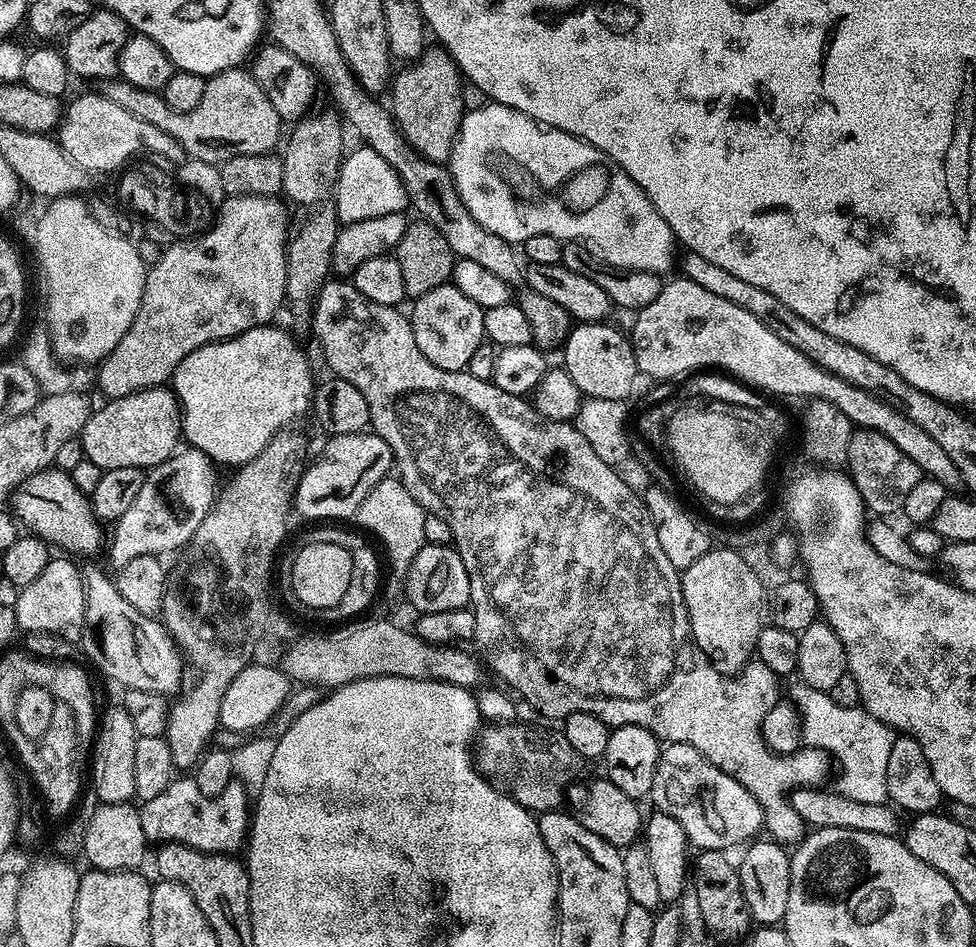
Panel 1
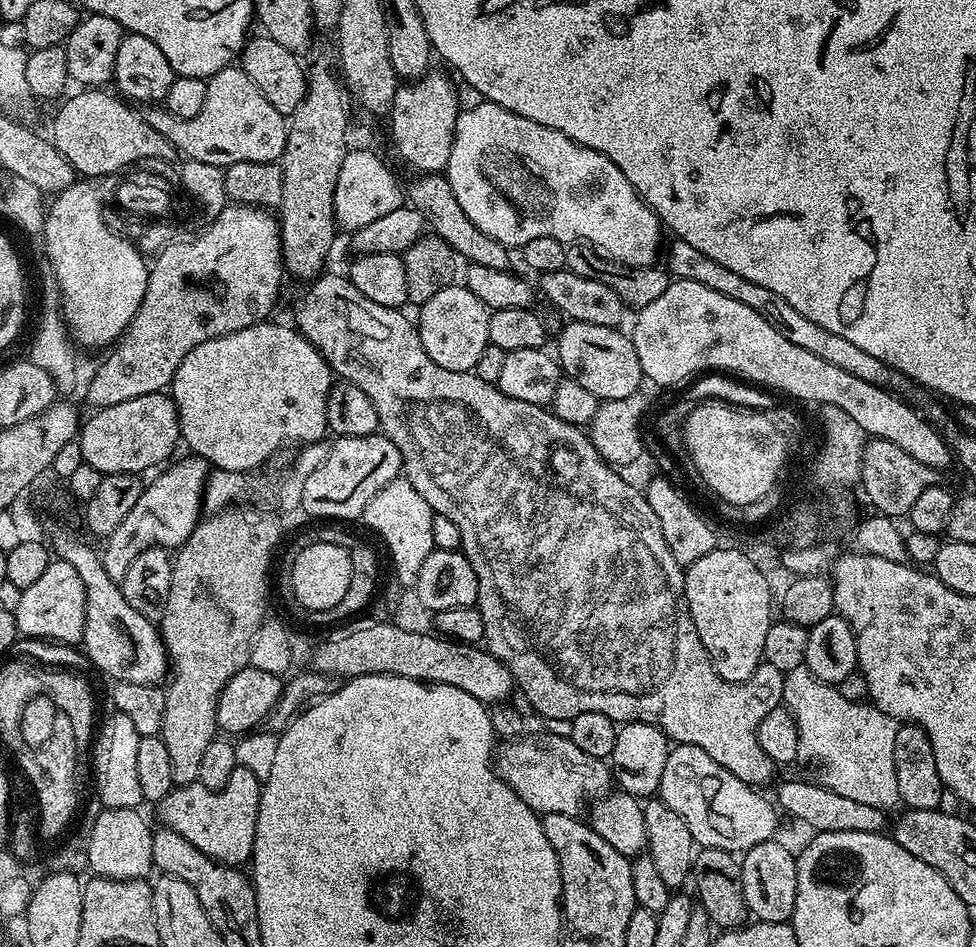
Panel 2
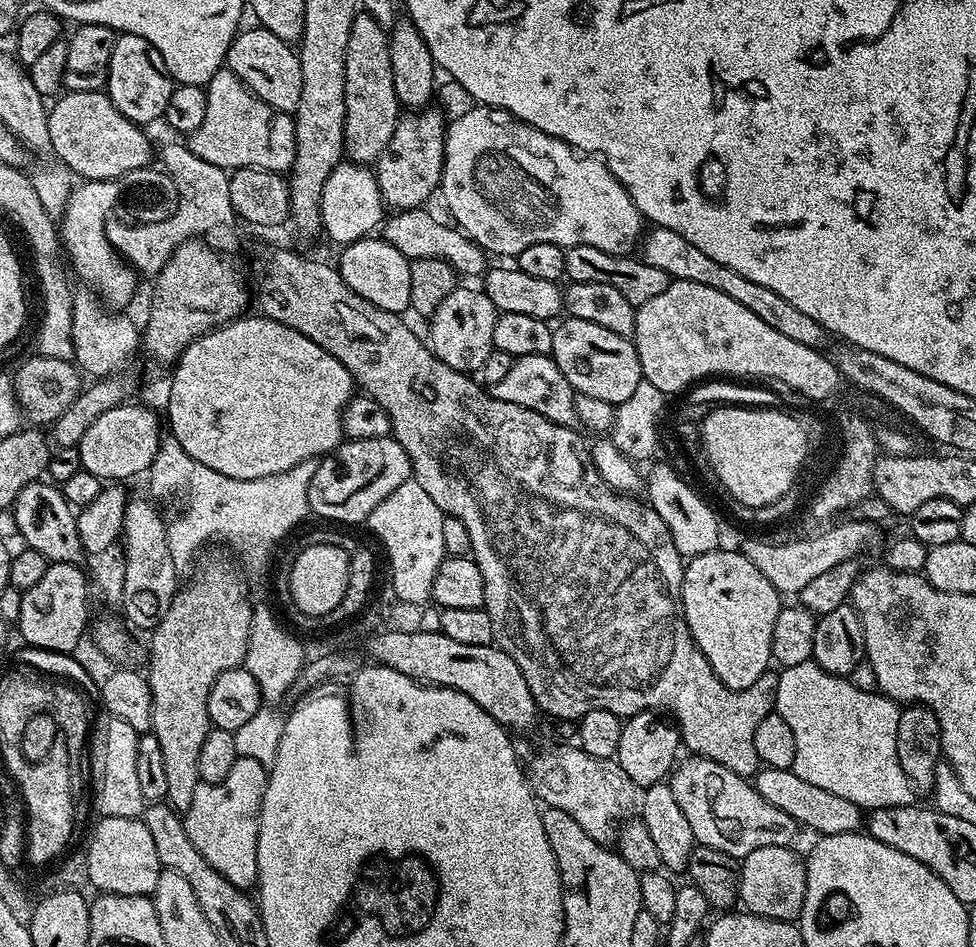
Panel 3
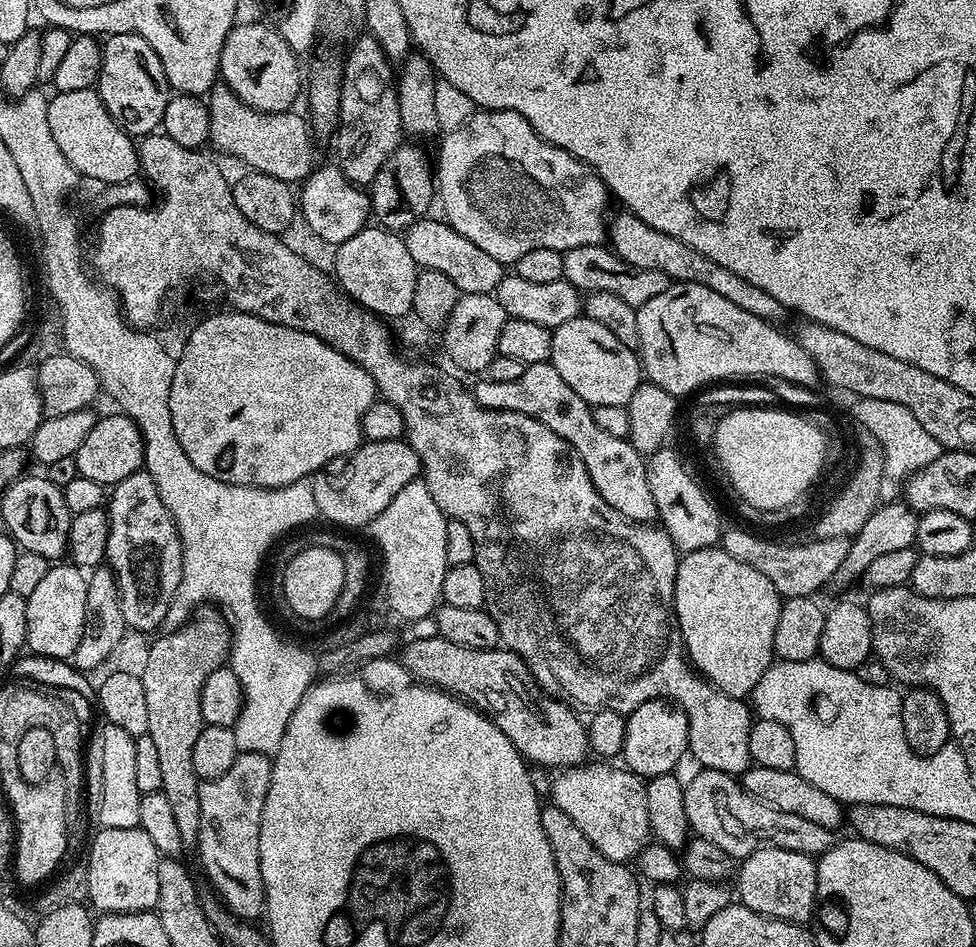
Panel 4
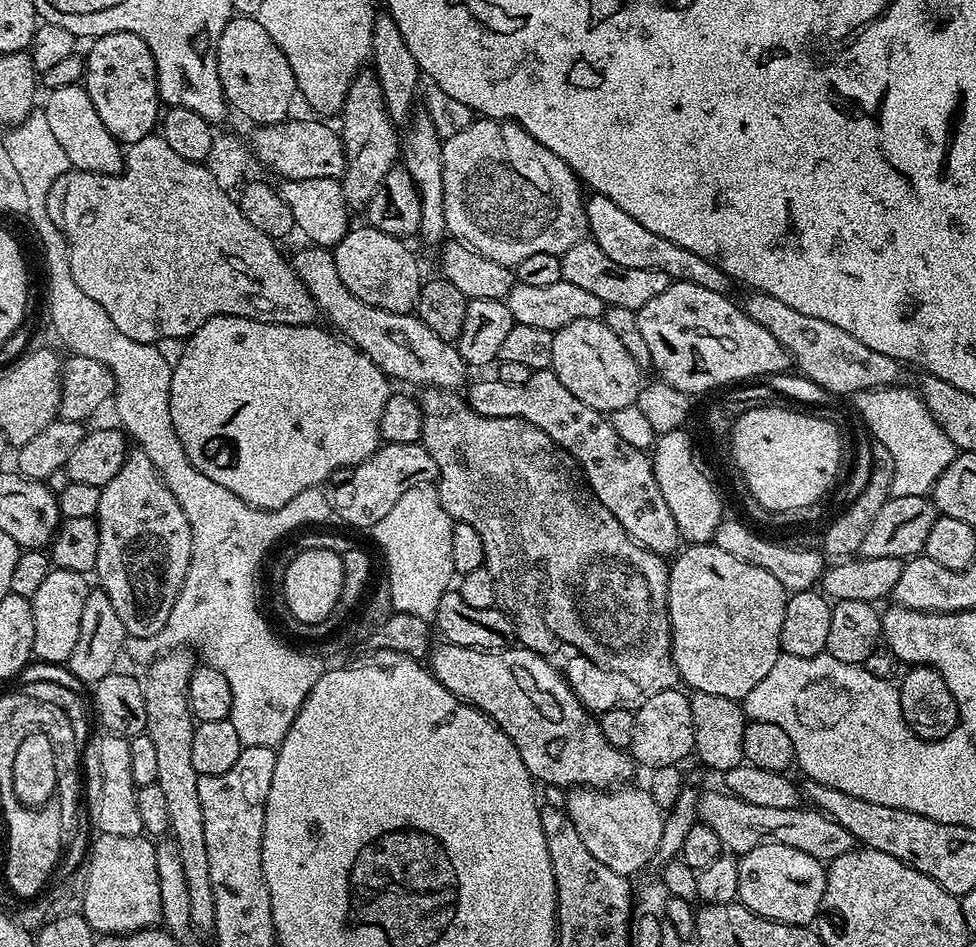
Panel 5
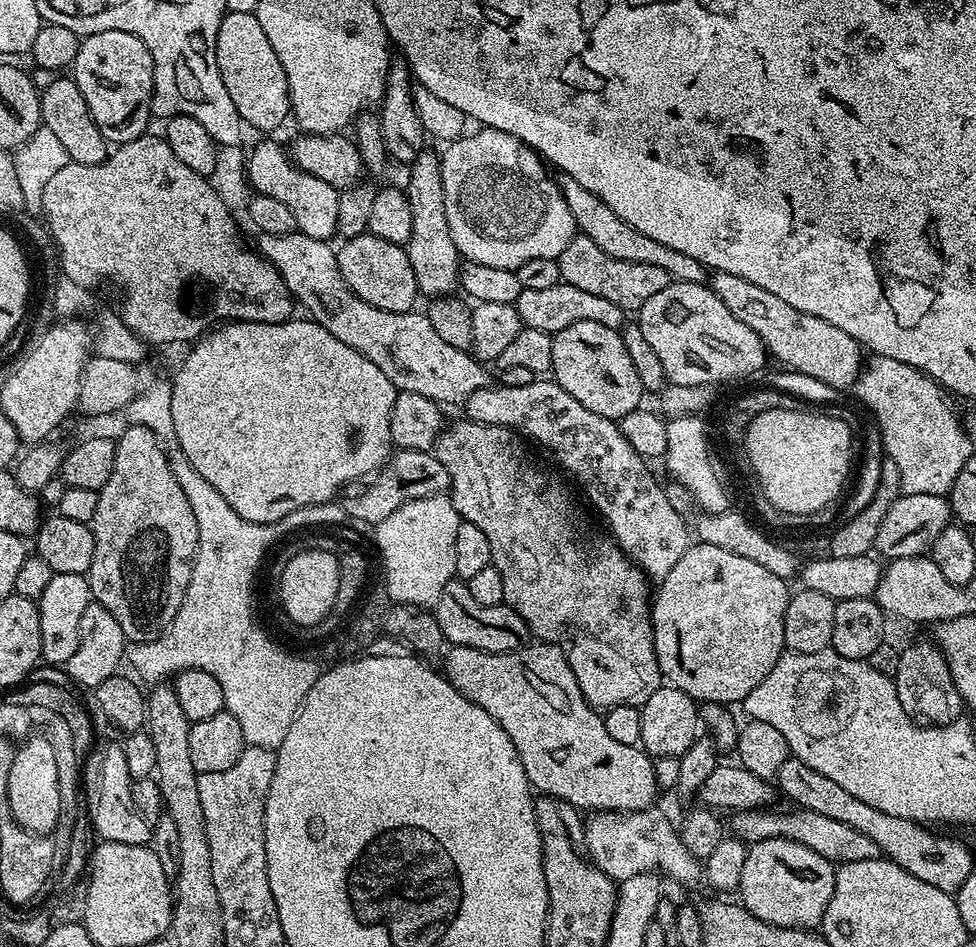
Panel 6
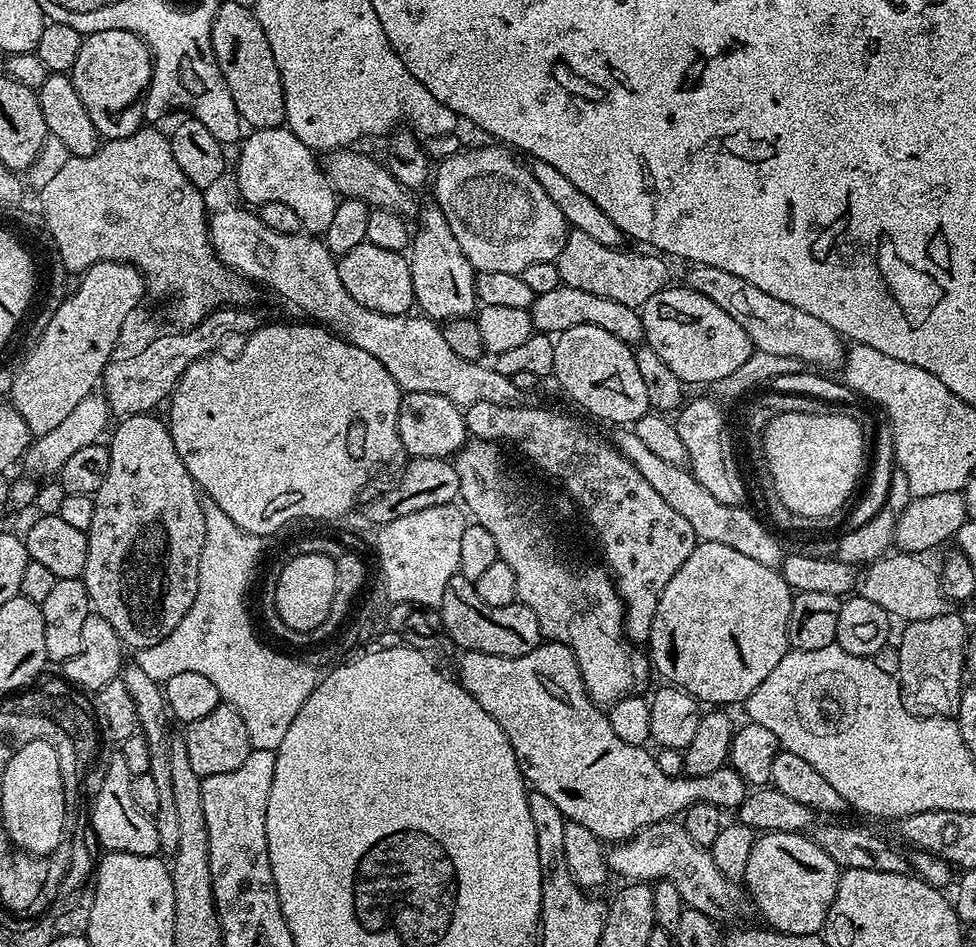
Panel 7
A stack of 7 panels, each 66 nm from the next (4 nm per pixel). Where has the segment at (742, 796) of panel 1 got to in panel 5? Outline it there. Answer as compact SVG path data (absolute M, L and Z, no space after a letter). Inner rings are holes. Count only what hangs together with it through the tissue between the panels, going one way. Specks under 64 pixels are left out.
M726 790L719 791L704 792L699 797L699 819L706 826L710 826L710 830L714 830L714 834L718 834L721 845L729 853L743 854L763 844L781 844L782 846L794 846L794 850L802 850L802 854L810 854L810 858L831 862L834 858L857 847L858 841L852 837L850 830L838 826L838 822L831 820L825 812L816 811L815 807L801 806L790 810L770 810L770 806L750 806L750 802L742 802L742 798L732 796Z

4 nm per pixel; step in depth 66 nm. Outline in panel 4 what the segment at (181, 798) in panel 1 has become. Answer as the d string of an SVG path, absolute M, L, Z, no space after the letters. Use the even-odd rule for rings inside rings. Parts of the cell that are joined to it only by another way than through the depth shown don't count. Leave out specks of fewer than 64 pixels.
M241 752L234 766L222 774L222 778L199 781L198 802L202 806L202 822L200 837L195 847L200 851L200 864L208 871L212 884L217 888L219 899L226 902L228 911L233 912L245 922L256 922L264 912L264 883L262 882L262 866L258 858L258 838L262 826L262 806L266 802L266 794L270 790L272 777L272 760L262 754Z

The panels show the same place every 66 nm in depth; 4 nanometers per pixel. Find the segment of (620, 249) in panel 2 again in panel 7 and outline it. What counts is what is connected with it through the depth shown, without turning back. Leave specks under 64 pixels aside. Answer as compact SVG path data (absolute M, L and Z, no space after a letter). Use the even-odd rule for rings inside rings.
M465 147L454 155L447 156L445 160L439 161L438 167L434 172L434 184L436 180L434 203L440 207L442 214L446 214L446 222L450 222L450 230L454 230L454 238L458 238L458 246L462 246L462 254L466 254L466 258L472 264L472 267L476 269L477 273L498 270L502 274L514 274L518 276L522 270L526 270L526 266L534 266L534 262L555 262L562 250L562 246L566 242L570 226L565 222L562 210L558 210L558 206L554 206L552 199L546 195L546 190L542 190L542 186L538 186L538 178L534 178L534 174L528 169L527 163L521 162L519 164L515 160L517 157L507 147L492 147L496 148Z

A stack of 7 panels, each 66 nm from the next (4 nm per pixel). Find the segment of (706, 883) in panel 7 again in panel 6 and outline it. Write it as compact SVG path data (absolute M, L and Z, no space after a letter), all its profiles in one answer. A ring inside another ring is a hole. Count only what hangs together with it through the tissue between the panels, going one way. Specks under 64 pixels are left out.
M653 806L642 812L597 812L589 815L584 826L584 850L589 861L610 879L620 883L631 875L659 872L688 886L703 879L703 865L682 844L671 820Z

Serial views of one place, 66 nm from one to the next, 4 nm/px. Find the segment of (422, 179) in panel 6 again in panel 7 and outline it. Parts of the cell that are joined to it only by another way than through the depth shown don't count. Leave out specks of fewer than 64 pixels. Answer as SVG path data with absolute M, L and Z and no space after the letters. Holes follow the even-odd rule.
M436 203L419 209L415 217L414 231L410 236L410 251L407 253L410 274L414 278L415 307L430 320L447 322L471 317L477 311L475 268L462 254L462 246L458 246L458 238L454 238L454 230L450 230L450 222L446 222L446 214Z

